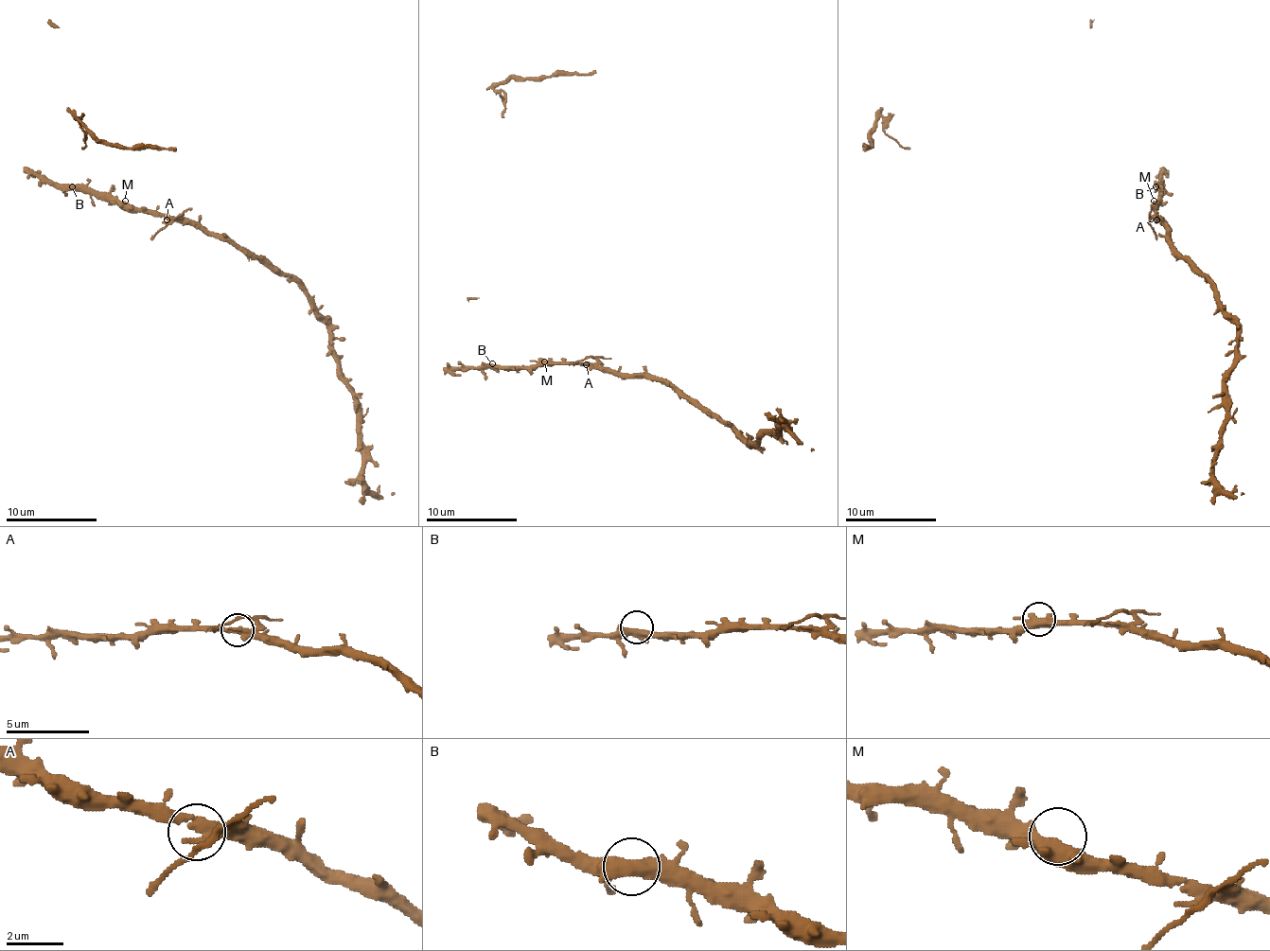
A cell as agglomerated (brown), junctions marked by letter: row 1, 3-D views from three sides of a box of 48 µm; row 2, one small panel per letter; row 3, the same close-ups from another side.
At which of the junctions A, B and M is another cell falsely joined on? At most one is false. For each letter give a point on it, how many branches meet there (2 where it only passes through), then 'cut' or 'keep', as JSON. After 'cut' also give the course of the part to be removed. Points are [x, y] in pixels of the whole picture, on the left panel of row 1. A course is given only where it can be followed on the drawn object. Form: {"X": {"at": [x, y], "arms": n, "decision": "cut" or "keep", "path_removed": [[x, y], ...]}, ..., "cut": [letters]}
{"A": {"at": [167, 220], "arms": 2, "decision": "keep"}, "B": {"at": [72, 186], "arms": 2, "decision": "keep"}, "M": {"at": [125, 201], "arms": 3, "decision": "keep"}, "cut": []}

